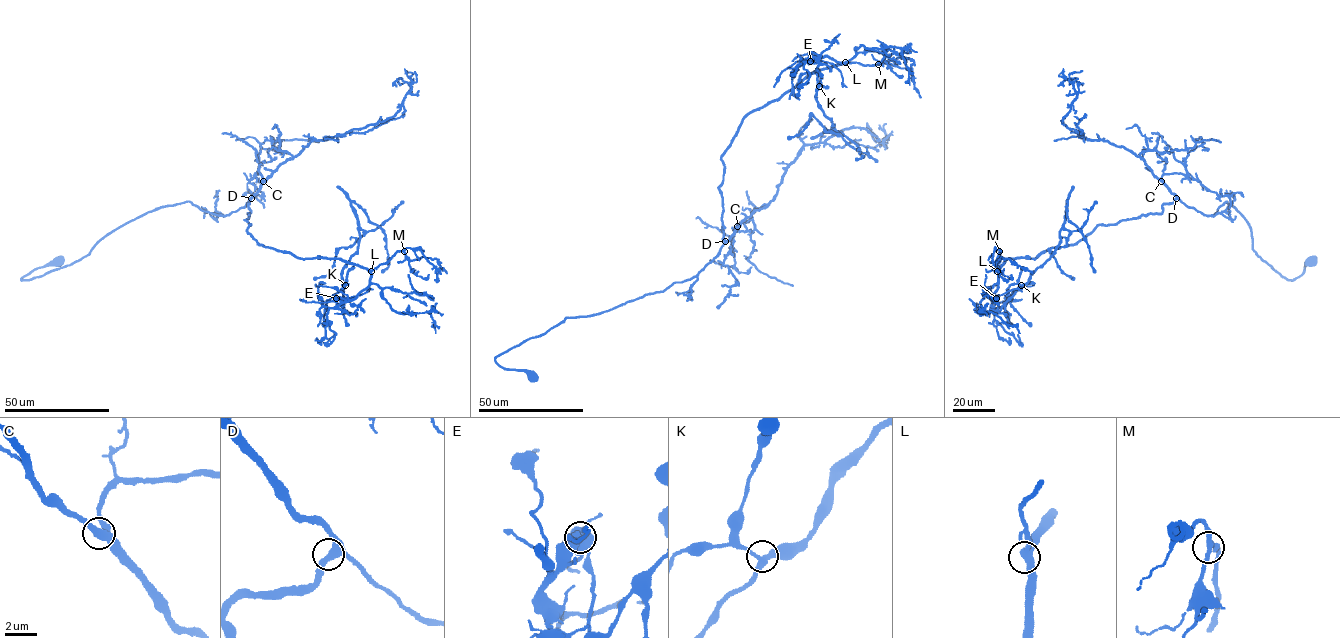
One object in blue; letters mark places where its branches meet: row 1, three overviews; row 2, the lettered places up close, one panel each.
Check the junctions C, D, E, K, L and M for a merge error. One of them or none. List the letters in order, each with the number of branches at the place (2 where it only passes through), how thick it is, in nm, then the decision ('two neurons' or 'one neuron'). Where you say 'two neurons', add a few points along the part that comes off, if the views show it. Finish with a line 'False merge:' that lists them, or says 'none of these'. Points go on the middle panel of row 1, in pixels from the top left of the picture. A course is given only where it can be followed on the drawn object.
C: 3 | 440 nm | one neuron
D: 3 | 400 nm | one neuron
E: 3 | 600 nm | two neurons | (810, 61), (818, 65), (818, 106), (833, 124), (825, 131), (840, 132), (852, 140), (863, 156), (855, 160)
K: 3 | 320 nm | one neuron
L: 3 | 420 nm | one neuron
M: 3 | 300 nm | one neuron
False merge: E

